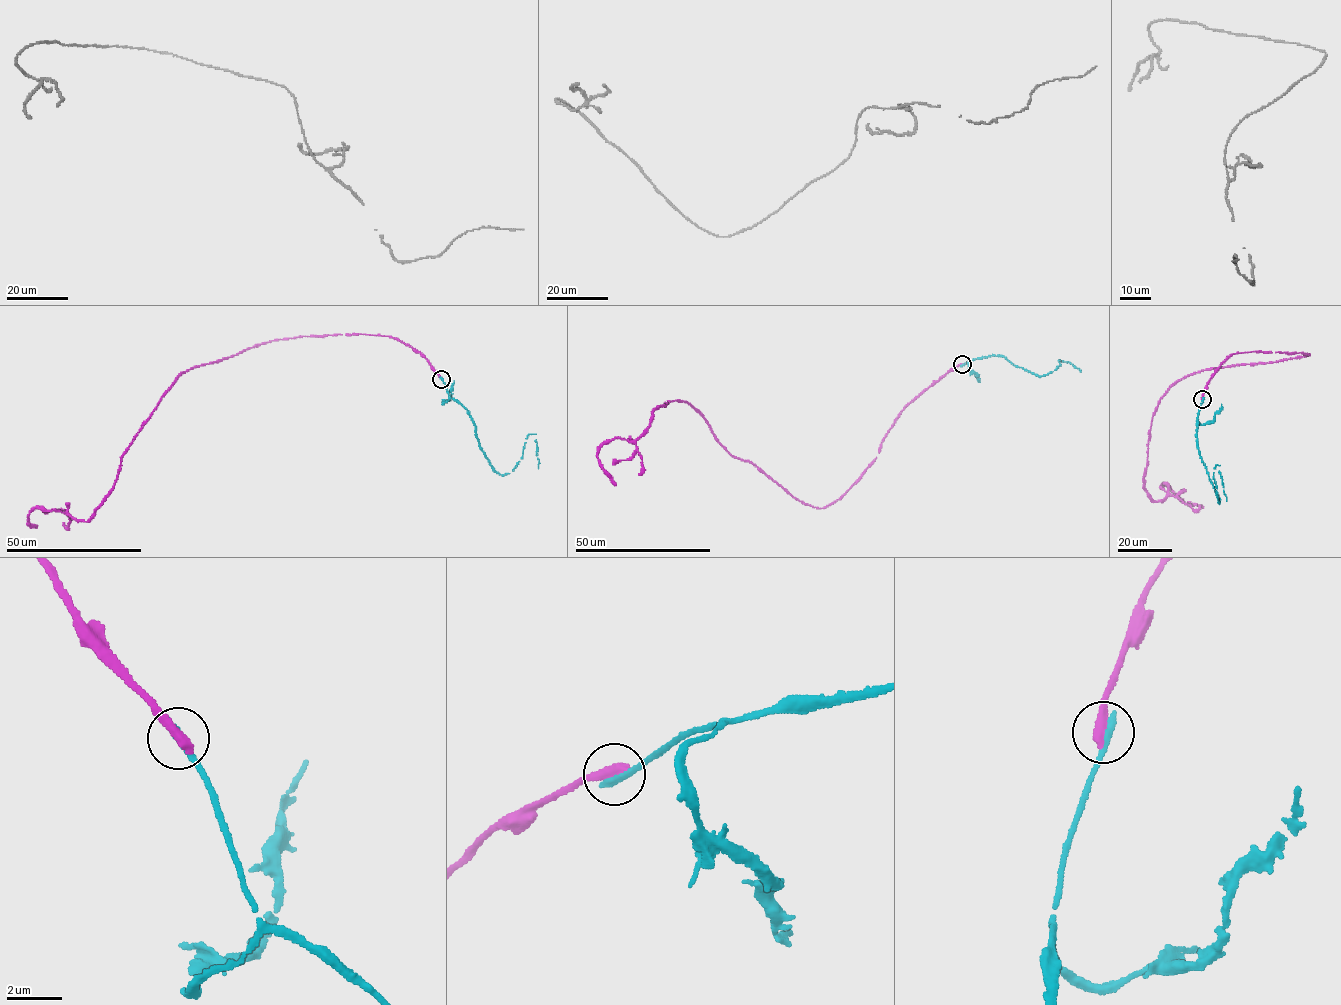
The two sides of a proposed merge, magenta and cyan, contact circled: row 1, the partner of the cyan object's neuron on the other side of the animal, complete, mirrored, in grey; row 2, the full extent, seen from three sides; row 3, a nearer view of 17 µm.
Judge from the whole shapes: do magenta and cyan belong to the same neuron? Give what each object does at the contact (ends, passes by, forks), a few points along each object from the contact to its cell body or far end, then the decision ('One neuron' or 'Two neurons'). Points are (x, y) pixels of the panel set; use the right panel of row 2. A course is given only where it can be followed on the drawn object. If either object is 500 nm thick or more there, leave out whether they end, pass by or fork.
At the ring magenta ends. At the ring cyan ends. Course of magenta: (1202, 399), (1232, 354), (1309, 354), (1194, 373), (1160, 399), (1143, 488), (1162, 501), (1165, 484), (1203, 507). Course of cyan: (1202, 399), (1196, 432), (1200, 458), (1219, 503), (1213, 478), (1214, 468), (1219, 465), (1227, 500). Two neurons

